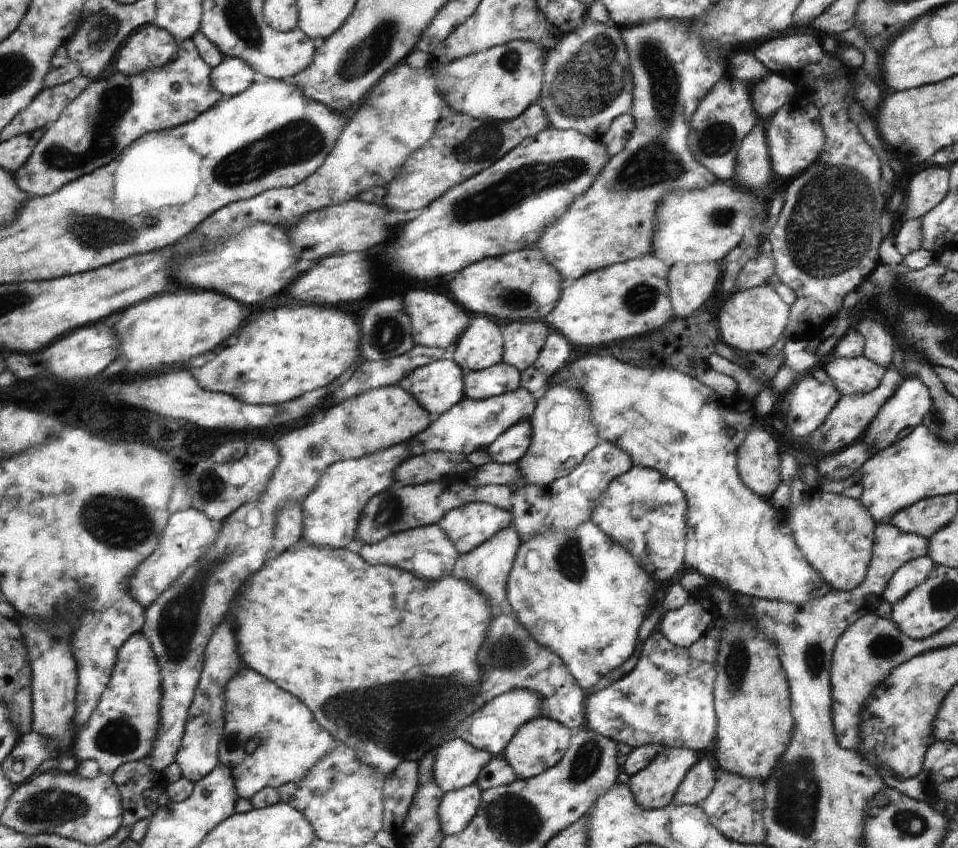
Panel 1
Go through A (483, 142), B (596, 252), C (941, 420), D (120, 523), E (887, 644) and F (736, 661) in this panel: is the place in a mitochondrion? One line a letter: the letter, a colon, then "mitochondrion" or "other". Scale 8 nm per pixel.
A: mitochondrion
B: other
C: mitochondrion
D: mitochondrion
E: mitochondrion
F: mitochondrion

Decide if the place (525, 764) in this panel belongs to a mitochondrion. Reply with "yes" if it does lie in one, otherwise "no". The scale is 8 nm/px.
no

